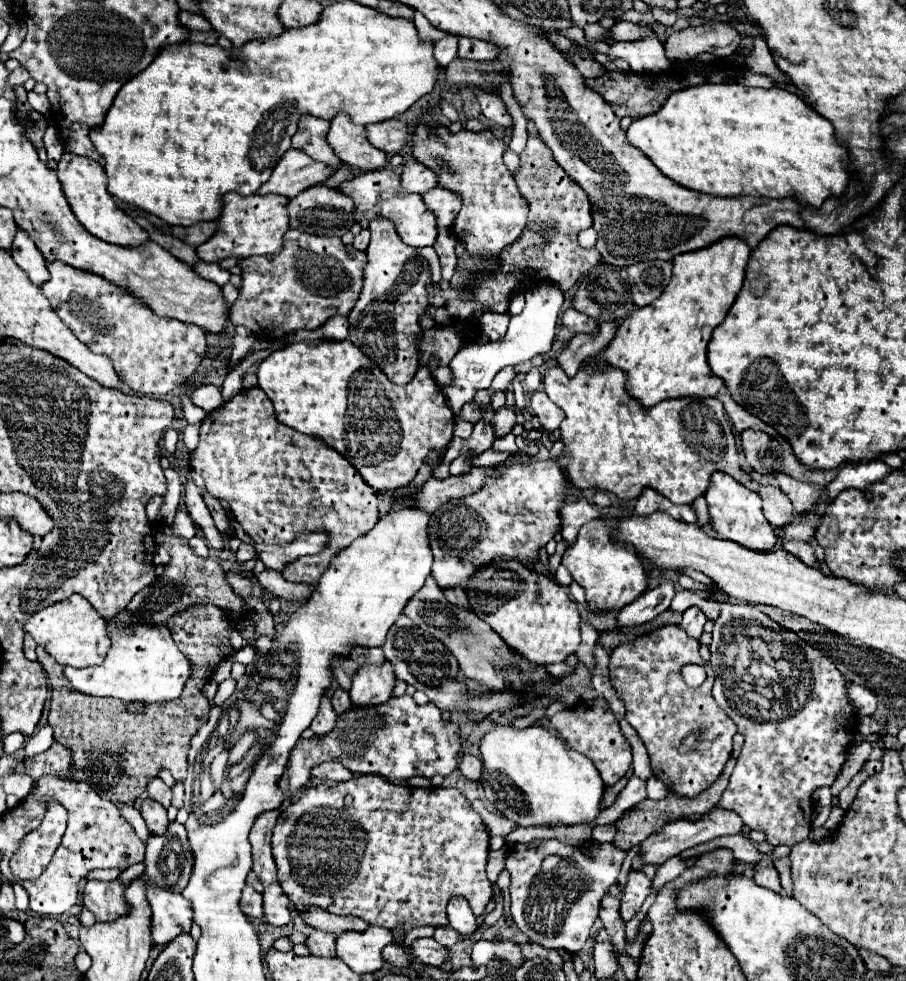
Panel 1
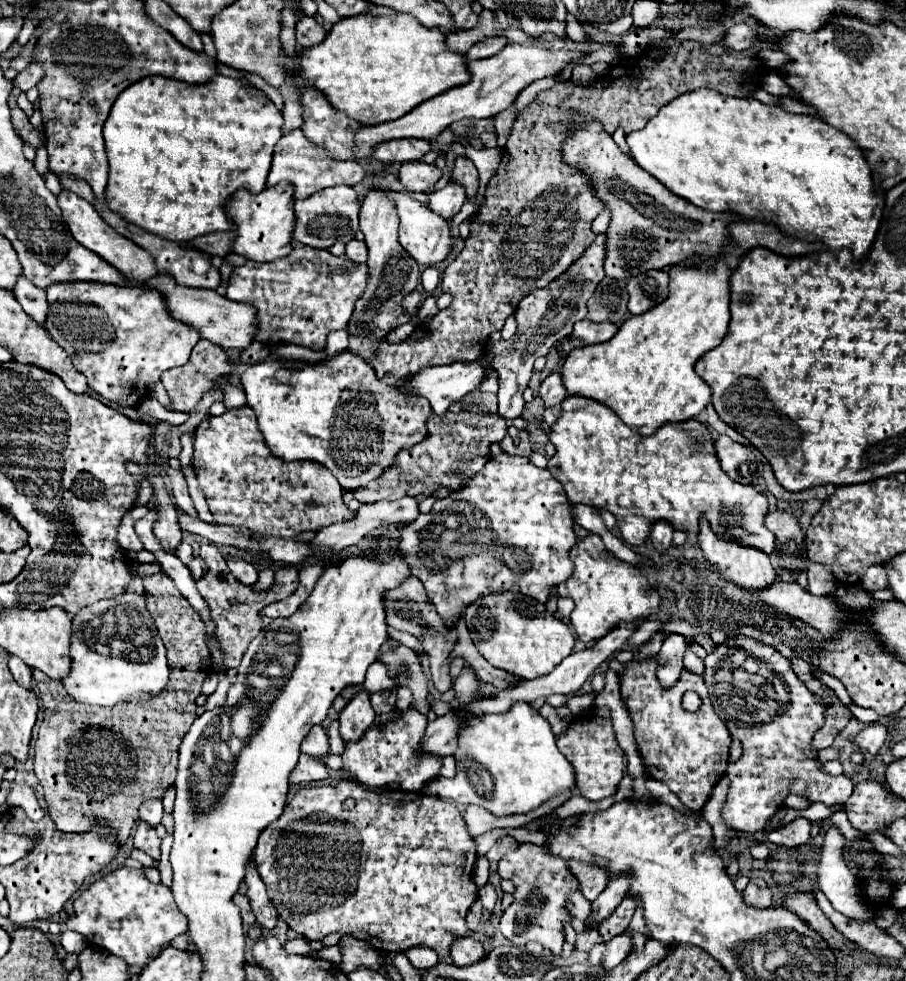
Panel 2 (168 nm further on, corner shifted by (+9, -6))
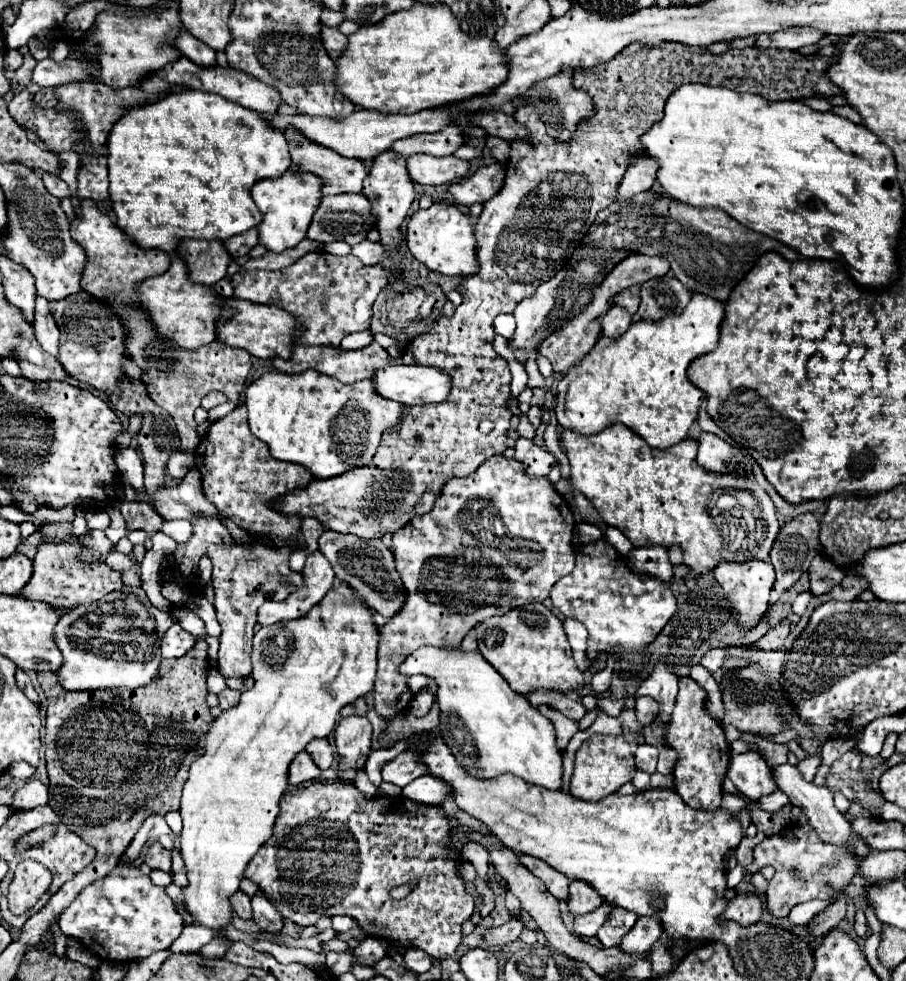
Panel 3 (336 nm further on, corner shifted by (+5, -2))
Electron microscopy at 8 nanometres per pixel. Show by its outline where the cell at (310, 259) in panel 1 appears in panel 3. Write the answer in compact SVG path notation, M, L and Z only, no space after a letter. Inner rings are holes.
M310 252L284 270L238 272L232 276L232 286L234 298L274 304L290 312L302 324L300 344L338 348L344 336L370 328L372 304L388 280L390 276L384 274L382 264L364 266L352 254L340 258L328 252Z

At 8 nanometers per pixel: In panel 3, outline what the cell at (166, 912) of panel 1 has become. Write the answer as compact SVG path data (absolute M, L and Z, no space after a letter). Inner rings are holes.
M128 864L116 866L106 878L86 886L76 900L62 910L58 924L68 938L78 940L110 962L134 962L156 950L166 950L184 928L184 920L168 894L154 886L138 868Z

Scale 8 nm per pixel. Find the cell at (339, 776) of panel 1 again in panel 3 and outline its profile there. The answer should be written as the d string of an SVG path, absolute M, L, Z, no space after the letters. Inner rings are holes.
M298 752L288 768L288 784L298 786L302 782L316 780L318 776L320 776L320 770L318 770L318 766L314 766L312 758L306 752Z

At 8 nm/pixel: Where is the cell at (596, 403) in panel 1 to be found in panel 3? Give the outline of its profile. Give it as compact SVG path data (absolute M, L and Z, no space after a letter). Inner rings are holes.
M616 424L608 426L606 430L602 430L602 434L596 436L578 436L572 430L564 430L562 446L572 466L572 478L570 482L560 480L556 484L556 490L568 500L572 498L572 490L580 490L592 502L600 518L608 526L618 528L634 548L648 544L670 548L676 544L682 548L682 562L700 576L712 572L720 562L750 562L768 558L772 544L780 532L770 496L764 490L760 490L758 494L752 484L734 476L710 474L708 470L702 470L702 466L694 462L698 450L696 440L686 438L670 450L654 450L646 446L646 442L642 442L642 438L638 438L638 434L634 434L630 428Z

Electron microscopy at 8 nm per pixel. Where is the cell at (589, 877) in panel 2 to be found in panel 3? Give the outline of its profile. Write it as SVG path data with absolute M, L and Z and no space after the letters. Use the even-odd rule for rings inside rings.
M570 882L570 892L568 892L570 914L582 916L596 910L600 904L602 904L602 898L598 898L598 894L594 894L594 890L586 886L586 882Z

